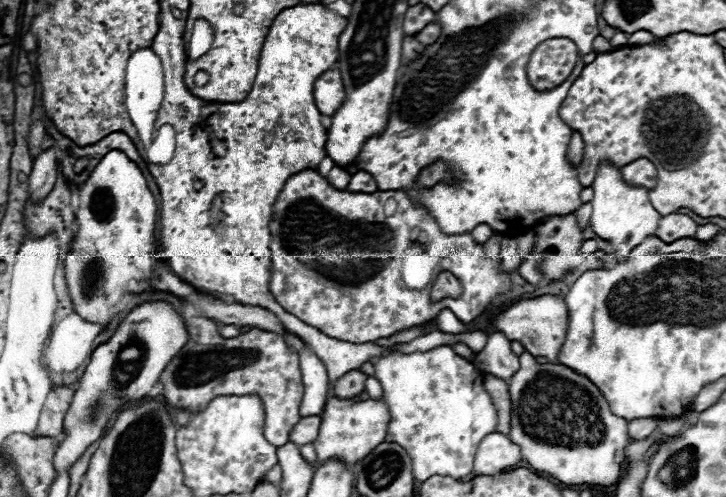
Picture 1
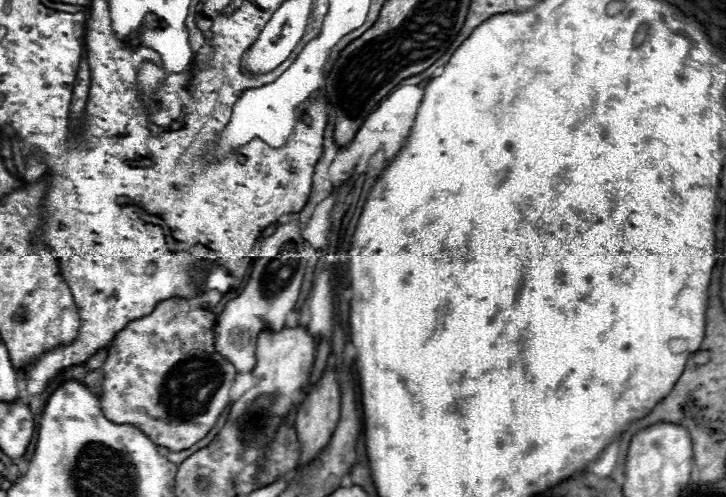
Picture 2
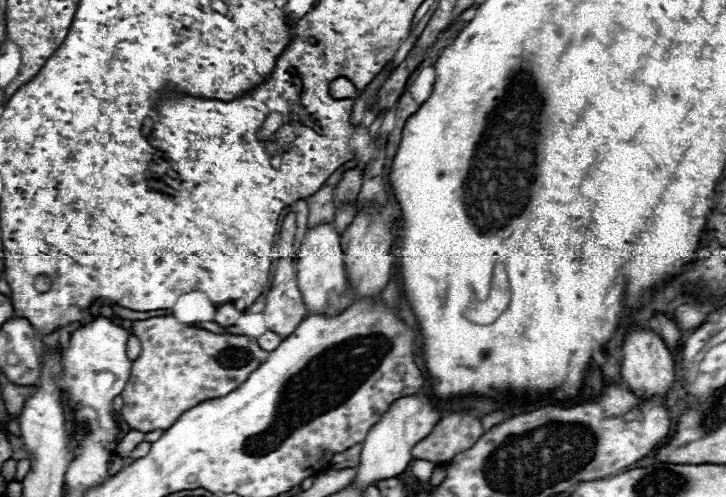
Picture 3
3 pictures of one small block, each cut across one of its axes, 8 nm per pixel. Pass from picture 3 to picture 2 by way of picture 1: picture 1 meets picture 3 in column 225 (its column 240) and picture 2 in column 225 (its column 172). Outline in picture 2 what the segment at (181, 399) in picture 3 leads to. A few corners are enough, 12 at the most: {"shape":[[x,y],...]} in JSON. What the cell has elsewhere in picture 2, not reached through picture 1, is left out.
{"shape":[[162,300],[102,366],[108,420],[174,452],[230,404],[214,312]]}

